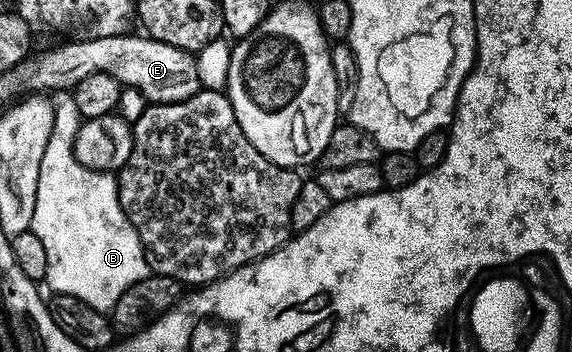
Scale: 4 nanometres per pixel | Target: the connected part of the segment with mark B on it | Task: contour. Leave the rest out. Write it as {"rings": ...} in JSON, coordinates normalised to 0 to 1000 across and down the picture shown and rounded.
{"rings":[[[124,281],[98,290],[93,381],[82,406],[82,429],[75,429],[75,463],[68,463],[68,543],[61,554],[54,659],[75,679],[75,705],[82,713],[79,798],[94,835],[115,832],[168,878],[196,884],[208,838],[238,798],[262,784],[264,767],[253,733],[253,702],[205,563],[203,500],[145,474],[131,452],[128,389],[142,349],[143,335],[135,330],[135,307]]]}

